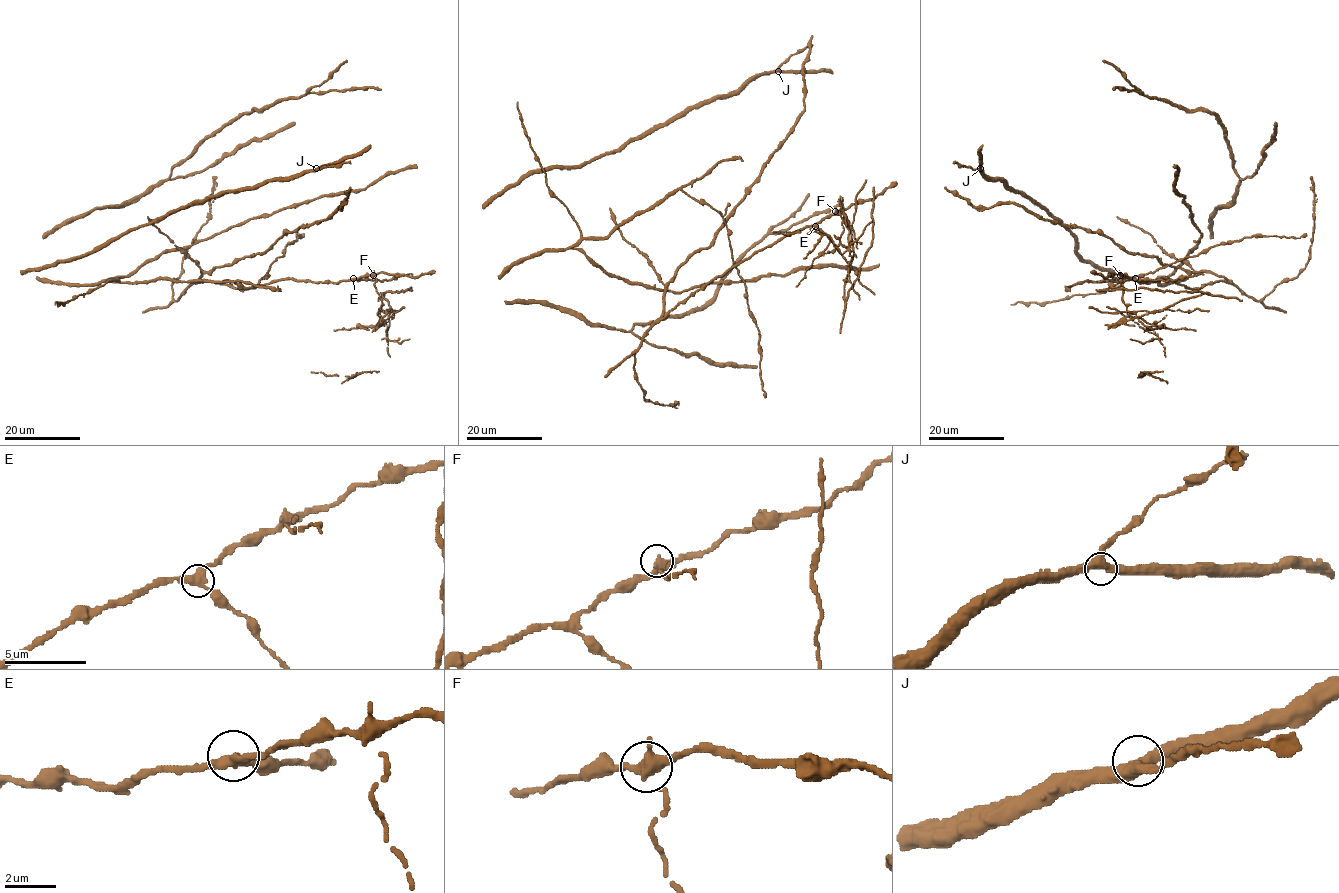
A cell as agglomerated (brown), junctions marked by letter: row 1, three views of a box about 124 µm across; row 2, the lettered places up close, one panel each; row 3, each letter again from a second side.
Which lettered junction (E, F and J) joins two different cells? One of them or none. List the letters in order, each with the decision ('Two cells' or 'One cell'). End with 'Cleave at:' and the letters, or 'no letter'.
E: One cell
F: Two cells
J: One cell
Cleave at: F

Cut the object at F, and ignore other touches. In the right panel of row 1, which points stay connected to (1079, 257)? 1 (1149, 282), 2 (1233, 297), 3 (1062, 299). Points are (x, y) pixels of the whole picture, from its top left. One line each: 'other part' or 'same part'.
1: same part
2: other part
3: same part

